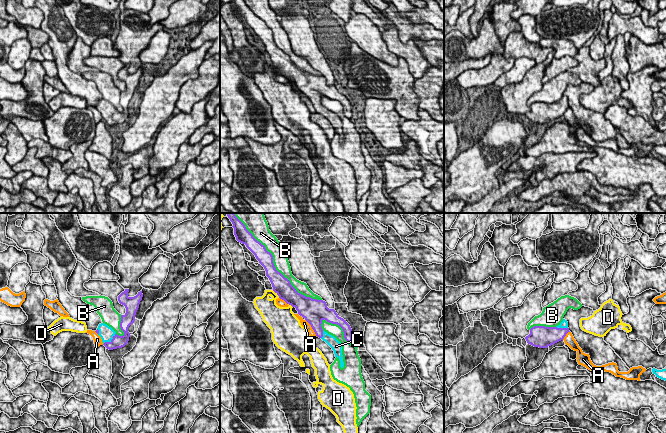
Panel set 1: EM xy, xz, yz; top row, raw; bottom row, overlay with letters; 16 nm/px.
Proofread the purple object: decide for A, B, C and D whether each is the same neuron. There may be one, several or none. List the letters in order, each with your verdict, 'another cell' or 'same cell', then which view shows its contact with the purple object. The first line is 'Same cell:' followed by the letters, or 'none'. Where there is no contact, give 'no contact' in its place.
Same cell: C
A: another cell; contact in xz
B: another cell; contact in xz
C: same cell; contact in xy
D: another cell; contact in xz

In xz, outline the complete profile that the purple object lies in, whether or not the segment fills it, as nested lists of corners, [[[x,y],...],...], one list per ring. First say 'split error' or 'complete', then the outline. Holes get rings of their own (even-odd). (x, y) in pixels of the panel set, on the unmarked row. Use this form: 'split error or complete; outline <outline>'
split error; outline [[[233,0],[236,16],[255,31],[259,39],[264,43],[266,52],[269,54],[273,67],[287,80],[295,83],[298,90],[302,92],[312,103],[317,113],[325,117],[334,127],[335,133],[340,136],[340,143],[344,143],[341,119],[332,111],[325,108],[322,97],[339,101],[344,108],[347,118],[352,118],[352,105],[343,94],[339,93],[334,85],[329,85],[323,76],[306,73],[296,67],[290,57],[278,48],[273,39],[273,32],[264,21],[257,17],[246,5],[244,0]]]

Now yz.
split error; outline [[[567,96],[563,97],[556,103],[534,102],[530,105],[530,110],[525,113],[528,120],[539,123],[548,124],[551,121],[564,115],[566,110],[570,108]]]

